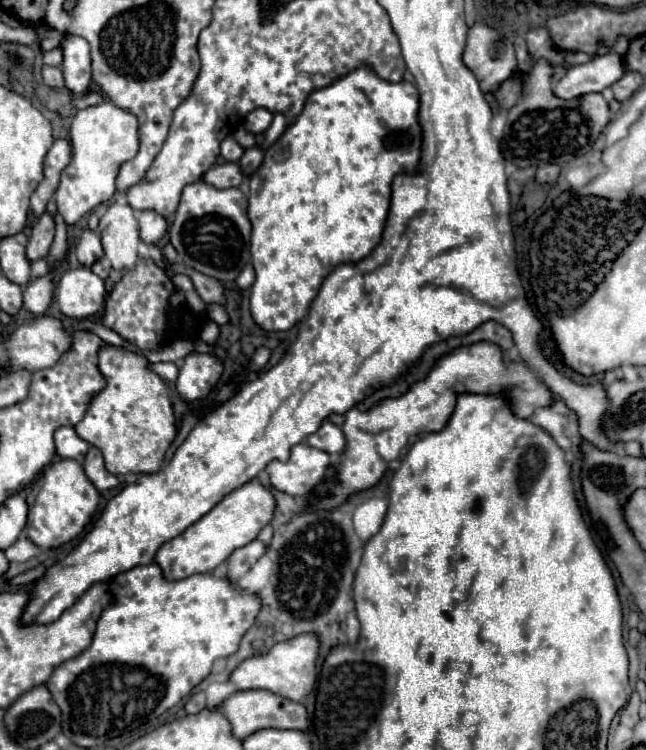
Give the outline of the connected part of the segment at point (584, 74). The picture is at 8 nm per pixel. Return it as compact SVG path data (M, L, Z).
M608 53L602 57L594 57L584 65L570 67L568 73L554 85L554 95L560 99L580 97L592 91L604 91L626 73L626 63L622 55Z

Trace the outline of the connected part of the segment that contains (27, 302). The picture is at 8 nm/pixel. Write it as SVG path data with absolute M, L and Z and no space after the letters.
M48 271L46 275L32 279L24 287L24 307L22 309L26 313L34 313L34 317L40 317L42 313L48 311L52 293L54 293L54 279L52 279L52 271Z

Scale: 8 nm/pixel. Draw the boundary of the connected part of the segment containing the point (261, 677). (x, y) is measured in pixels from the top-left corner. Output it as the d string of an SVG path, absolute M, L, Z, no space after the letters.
M296 635L288 641L280 641L272 645L266 653L252 655L250 659L242 661L230 675L230 683L236 689L266 689L274 695L280 695L290 701L304 699L316 683L316 657L318 657L318 639L314 635Z

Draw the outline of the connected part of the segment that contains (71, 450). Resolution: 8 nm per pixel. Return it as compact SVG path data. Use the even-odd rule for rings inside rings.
M60 427L54 433L54 441L56 441L56 453L60 457L76 459L80 463L86 457L86 451L90 447L90 443L86 443L84 439L78 437L78 433L76 433L74 427Z

